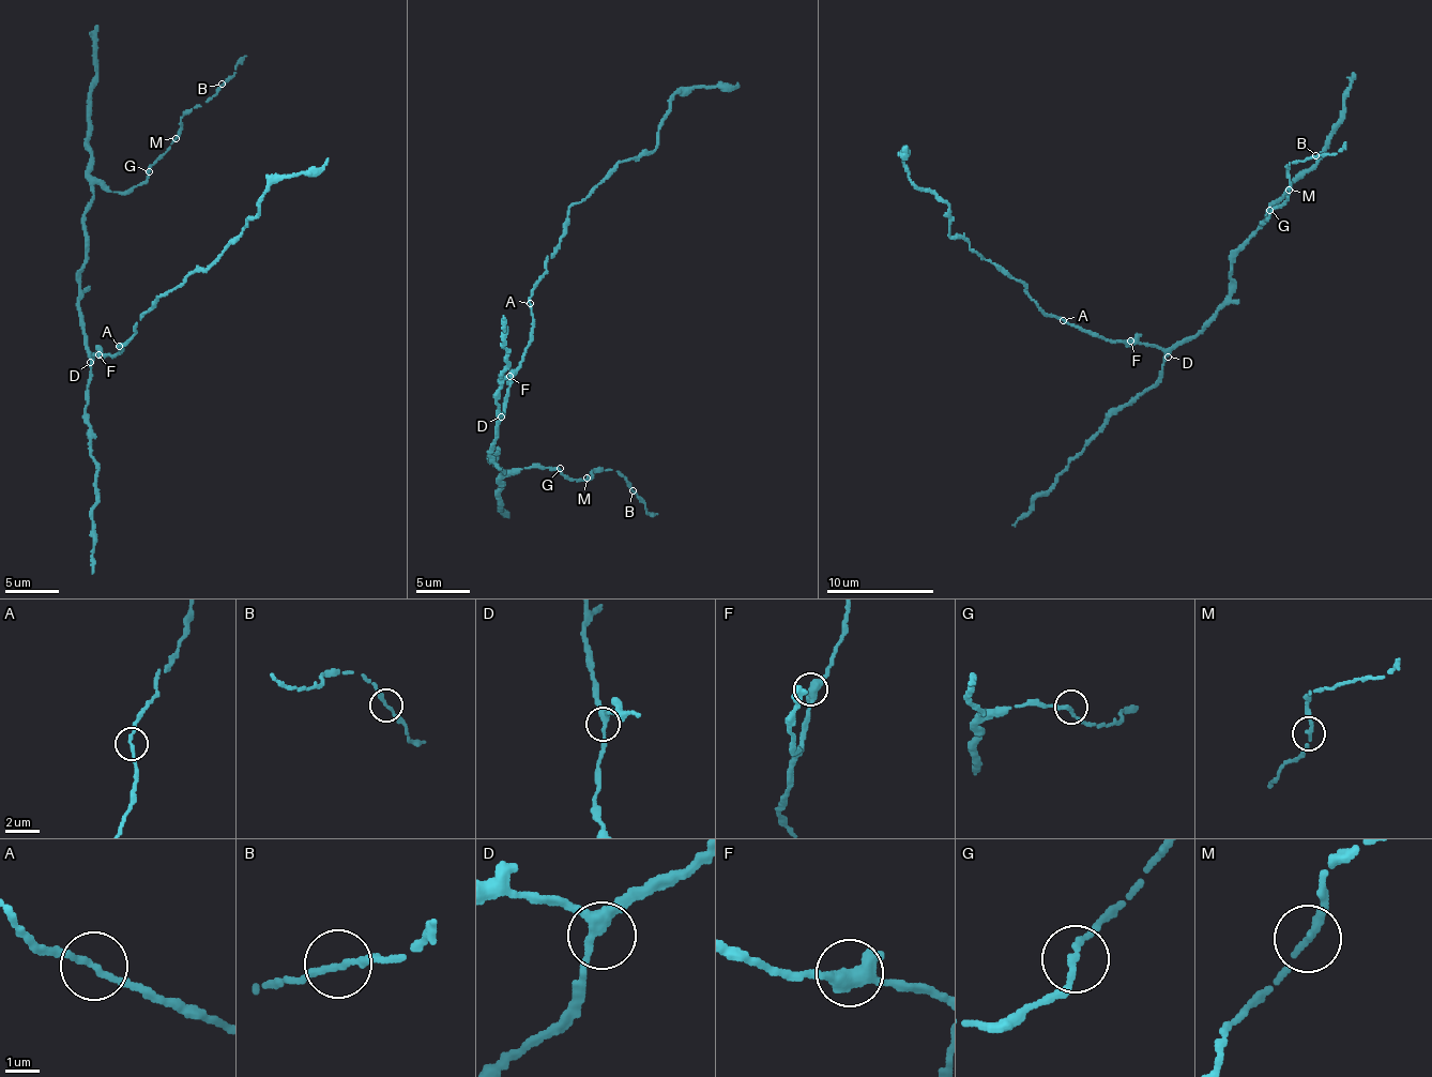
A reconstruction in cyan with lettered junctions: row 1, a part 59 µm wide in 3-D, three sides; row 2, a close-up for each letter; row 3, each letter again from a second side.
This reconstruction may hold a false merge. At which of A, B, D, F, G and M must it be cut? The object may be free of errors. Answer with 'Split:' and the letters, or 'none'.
Split: none

